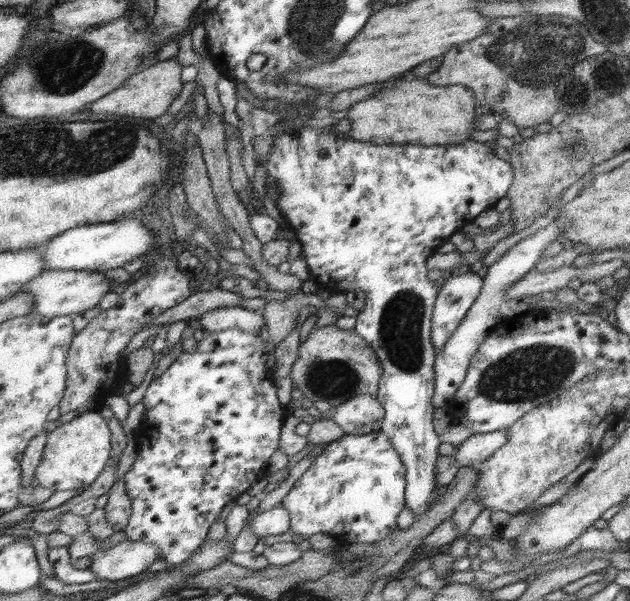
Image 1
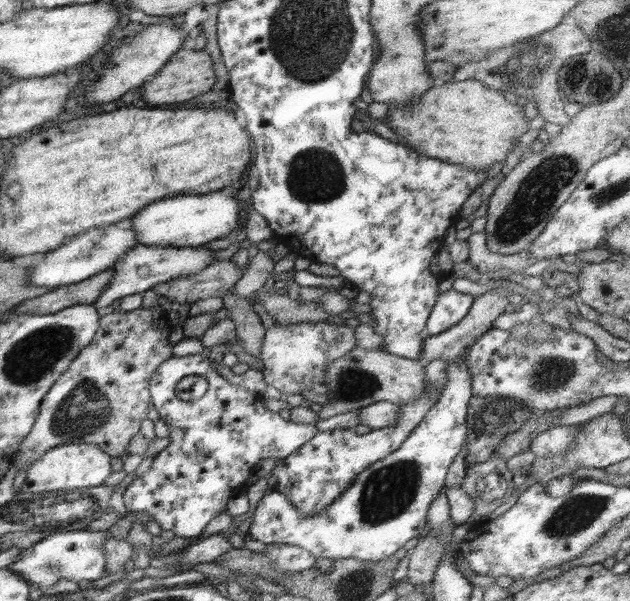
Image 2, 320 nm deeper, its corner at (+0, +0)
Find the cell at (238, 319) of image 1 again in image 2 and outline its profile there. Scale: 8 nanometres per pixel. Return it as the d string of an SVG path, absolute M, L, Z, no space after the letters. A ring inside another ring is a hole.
M277 322L265 332L260 347L260 360L265 365L261 370L266 384L280 390L285 397L301 394L304 389L321 391L326 369L336 360L348 355L355 348L355 328L324 322Z

